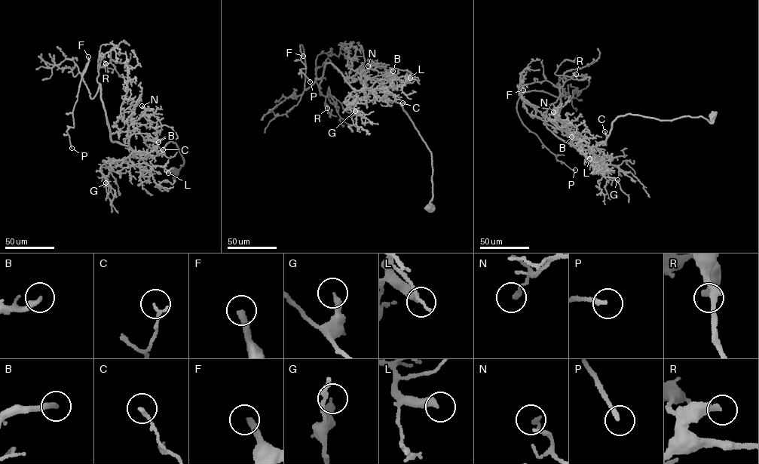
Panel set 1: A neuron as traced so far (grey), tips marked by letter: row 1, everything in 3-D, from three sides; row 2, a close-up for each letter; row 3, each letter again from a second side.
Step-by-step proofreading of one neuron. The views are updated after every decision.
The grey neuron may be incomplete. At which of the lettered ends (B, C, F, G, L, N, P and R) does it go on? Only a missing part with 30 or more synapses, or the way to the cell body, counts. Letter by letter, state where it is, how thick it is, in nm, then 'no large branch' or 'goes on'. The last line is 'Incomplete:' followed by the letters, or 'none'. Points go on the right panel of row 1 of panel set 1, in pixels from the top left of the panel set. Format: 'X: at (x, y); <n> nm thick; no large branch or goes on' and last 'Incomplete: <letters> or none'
B: at (571, 136); 260 nm thick; goes on
C: at (604, 131); 180 nm thick; no large branch
F: at (523, 90); 300 nm thick; goes on
G: at (617, 179); 320 nm thick; no large branch
L: at (589, 158); 360 nm thick; no large branch
N: at (553, 112); 190 nm thick; no large branch
P: at (575, 170); 240 nm thick; goes on
R: at (576, 74); 320 nm thick; no large branch
Incomplete: B, F, P

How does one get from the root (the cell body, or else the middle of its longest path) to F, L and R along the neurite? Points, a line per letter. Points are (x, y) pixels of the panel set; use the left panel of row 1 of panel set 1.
F: (172, 170), (184, 161), (173, 142), (154, 156), (111, 141), (99, 84), (91, 99), (83, 81), (88, 56)
L: (172, 170), (173, 178), (184, 161), (171, 140), (158, 155), (130, 156), (133, 164), (168, 173)
R: (172, 170), (173, 178), (184, 161), (173, 142), (154, 156), (111, 141), (96, 79), (98, 69), (105, 63)

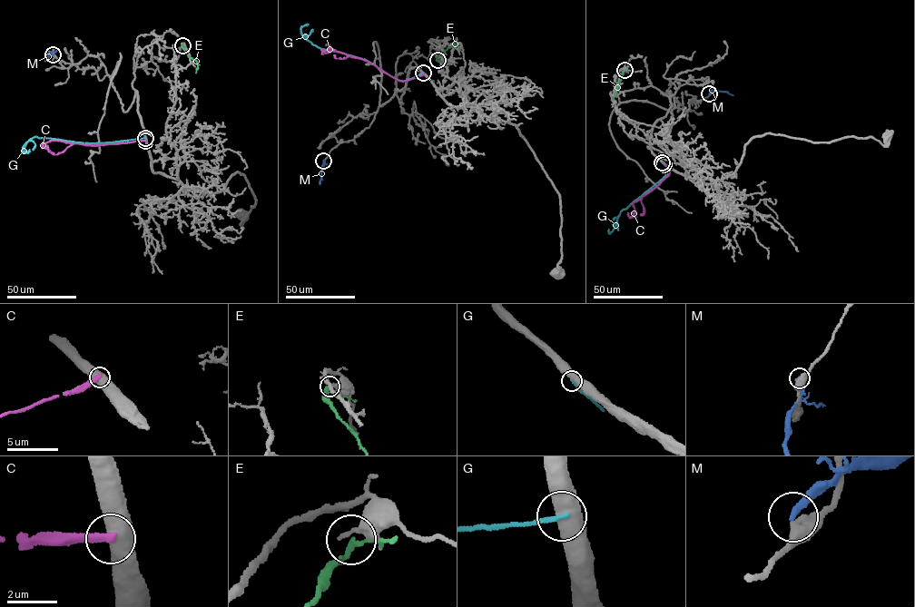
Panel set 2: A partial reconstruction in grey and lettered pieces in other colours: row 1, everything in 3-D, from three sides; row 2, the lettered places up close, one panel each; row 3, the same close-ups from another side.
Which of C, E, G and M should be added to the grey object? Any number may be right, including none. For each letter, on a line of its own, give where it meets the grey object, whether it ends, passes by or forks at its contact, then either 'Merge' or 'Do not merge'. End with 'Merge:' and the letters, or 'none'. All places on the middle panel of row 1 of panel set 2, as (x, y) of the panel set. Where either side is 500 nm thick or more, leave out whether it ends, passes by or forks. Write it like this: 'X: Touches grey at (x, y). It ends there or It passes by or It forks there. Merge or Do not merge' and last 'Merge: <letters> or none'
C: Touches grey at (424, 73). Do not merge
E: Touches grey at (437, 60). It passes by. Do not merge
G: Touches grey at (423, 73). Do not merge
M: Touches grey at (323, 161). Do not merge
Merge: none

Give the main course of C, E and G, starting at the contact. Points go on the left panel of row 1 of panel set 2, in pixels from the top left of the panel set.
C: (145, 141), (91, 145), (52, 140), (43, 145), (49, 151), (47, 145)
E: (182, 45), (188, 55), (196, 60), (196, 73)
G: (145, 138), (93, 143), (34, 136), (24, 144), (23, 151), (26, 152), (29, 149)

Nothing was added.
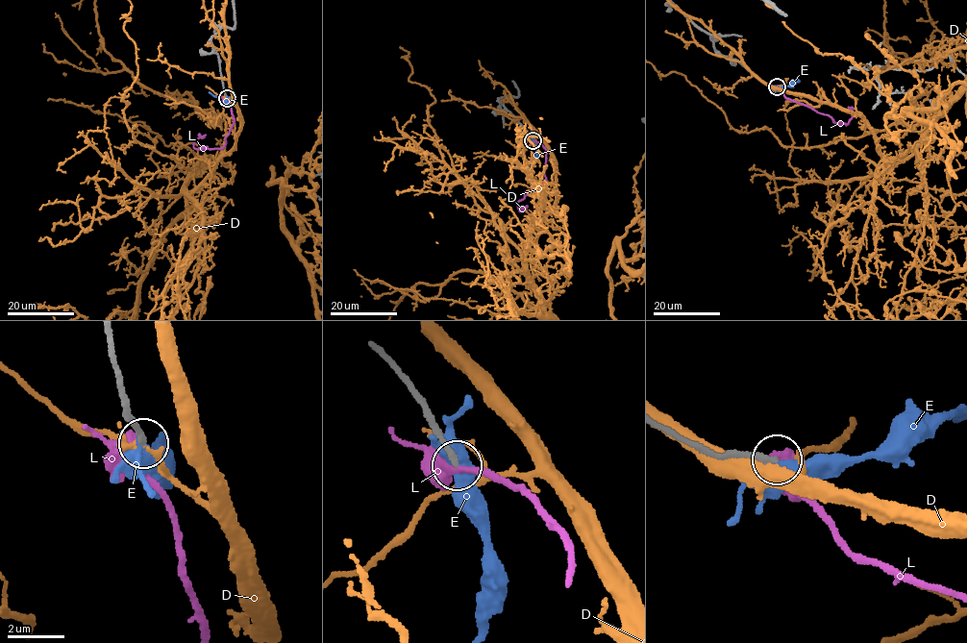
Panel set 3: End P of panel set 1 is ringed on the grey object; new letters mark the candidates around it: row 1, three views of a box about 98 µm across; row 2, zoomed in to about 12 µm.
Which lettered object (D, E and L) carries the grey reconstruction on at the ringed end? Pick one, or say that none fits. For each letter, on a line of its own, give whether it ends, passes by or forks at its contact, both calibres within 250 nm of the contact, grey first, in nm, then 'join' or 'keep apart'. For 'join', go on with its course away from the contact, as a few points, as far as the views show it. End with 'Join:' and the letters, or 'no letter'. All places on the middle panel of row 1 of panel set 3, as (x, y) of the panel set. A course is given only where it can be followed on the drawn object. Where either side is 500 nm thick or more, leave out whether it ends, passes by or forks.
D: it passes by; calibres 280 and 170 nm; keep apart
E: it forks; calibres 240 and 420 nm; keep apart
L: it forks; calibres 240 and 440 nm; keep apart
Join: no letter

